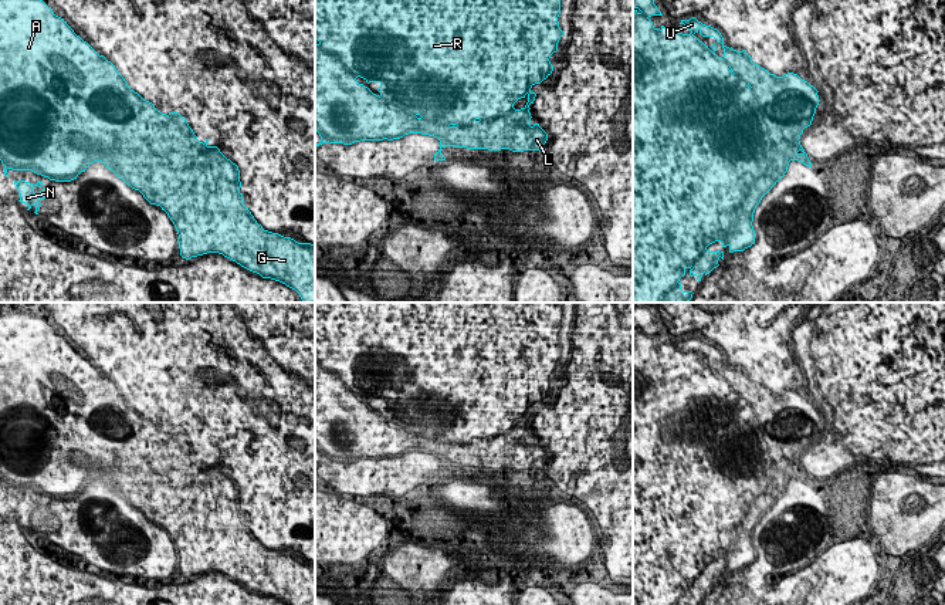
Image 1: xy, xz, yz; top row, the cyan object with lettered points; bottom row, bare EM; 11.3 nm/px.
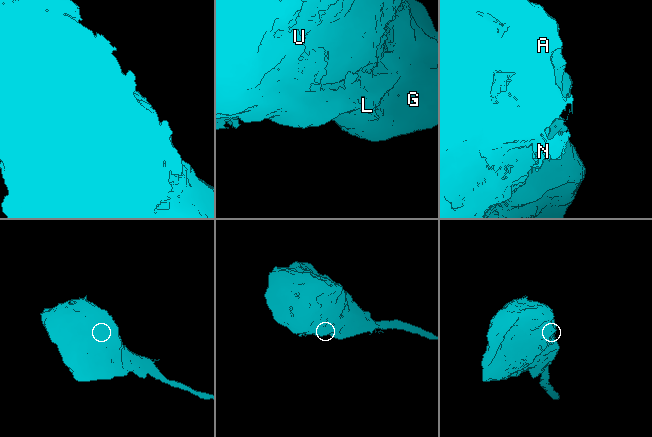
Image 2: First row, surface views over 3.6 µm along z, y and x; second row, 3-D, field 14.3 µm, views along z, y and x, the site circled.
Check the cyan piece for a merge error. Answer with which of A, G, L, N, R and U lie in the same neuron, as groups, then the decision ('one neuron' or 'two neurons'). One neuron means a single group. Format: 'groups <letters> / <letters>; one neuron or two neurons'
groups A G L N R U; one neuron

